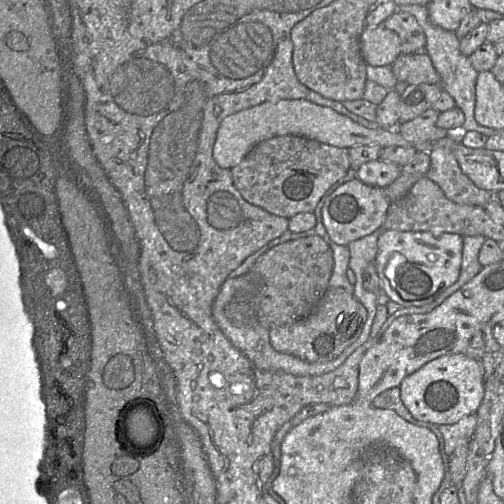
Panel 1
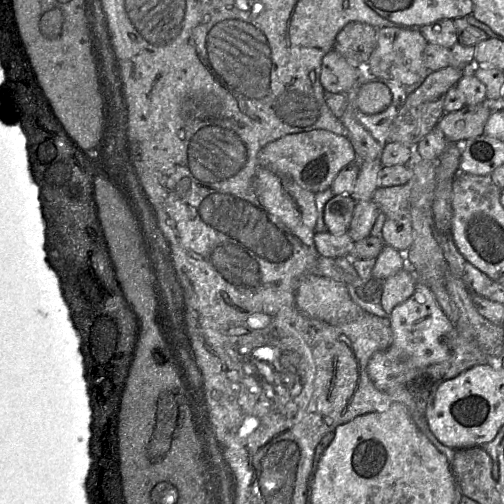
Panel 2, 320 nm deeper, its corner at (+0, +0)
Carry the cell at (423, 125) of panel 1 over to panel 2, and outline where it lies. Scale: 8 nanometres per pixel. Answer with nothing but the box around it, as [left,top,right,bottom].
[436,101,493,144]

